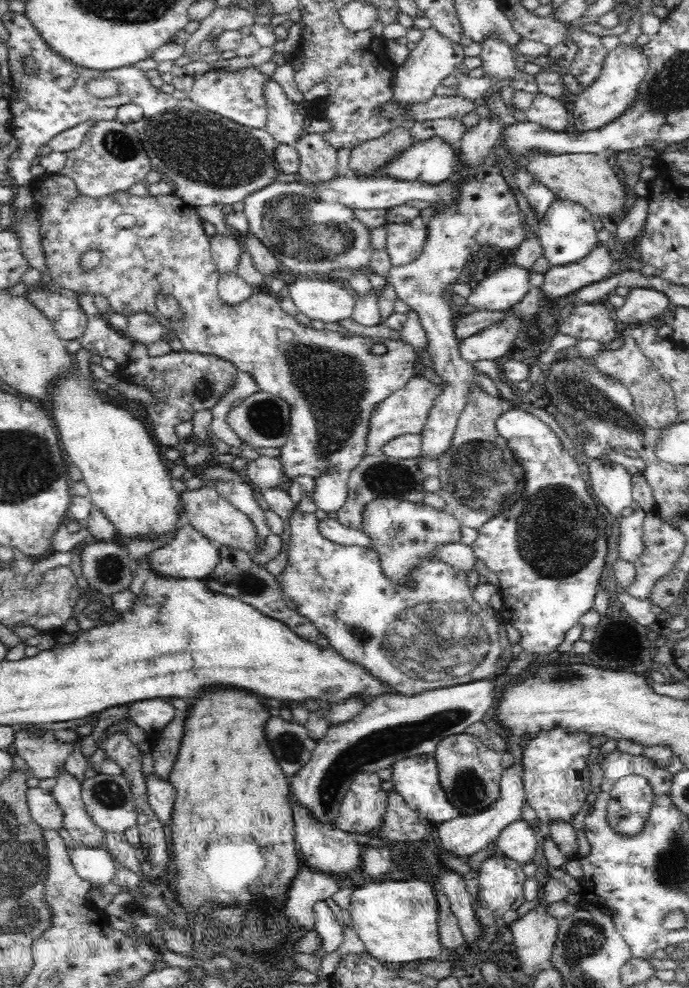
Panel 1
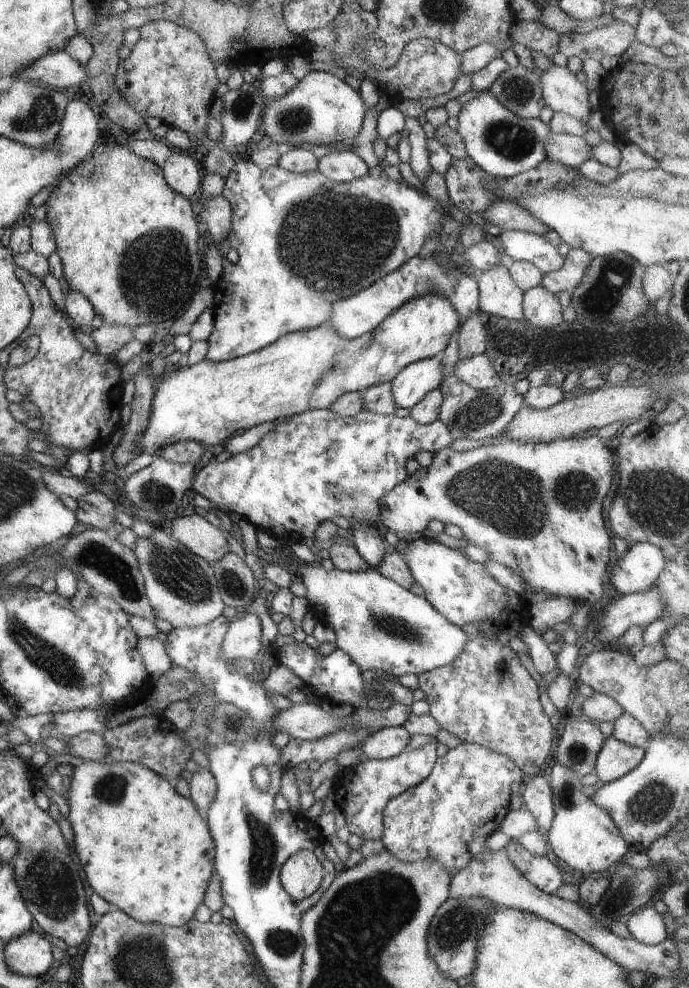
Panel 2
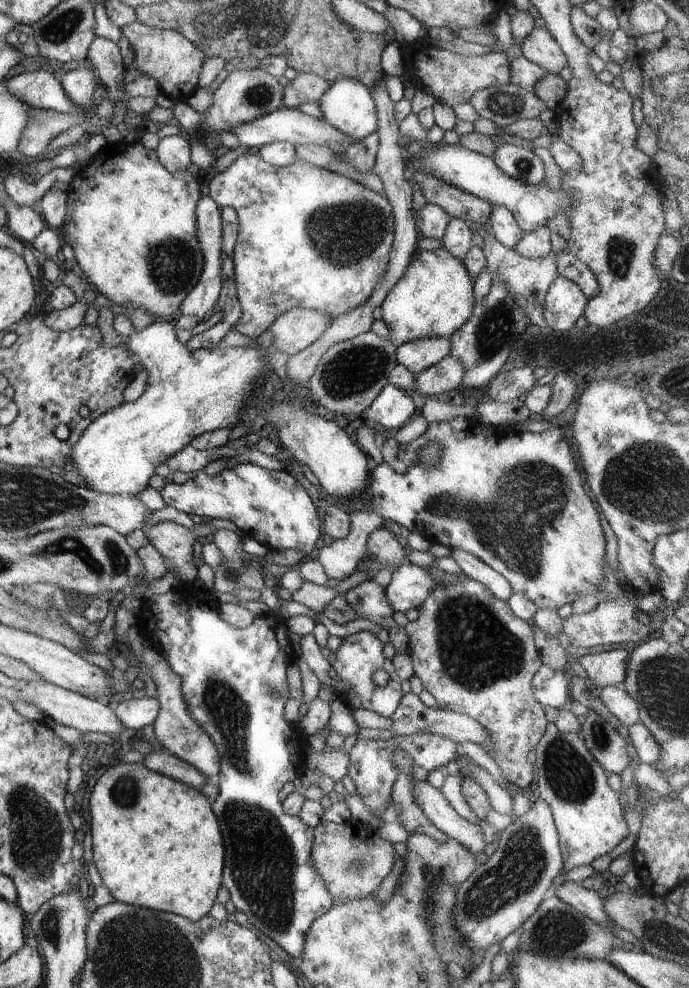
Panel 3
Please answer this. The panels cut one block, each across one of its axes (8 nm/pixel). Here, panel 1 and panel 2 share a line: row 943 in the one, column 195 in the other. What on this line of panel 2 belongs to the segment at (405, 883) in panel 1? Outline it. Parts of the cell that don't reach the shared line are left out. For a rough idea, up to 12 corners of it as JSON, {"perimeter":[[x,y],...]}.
{"perimeter":[[404,302],[158,378],[142,451],[328,410],[441,355],[460,316]]}

